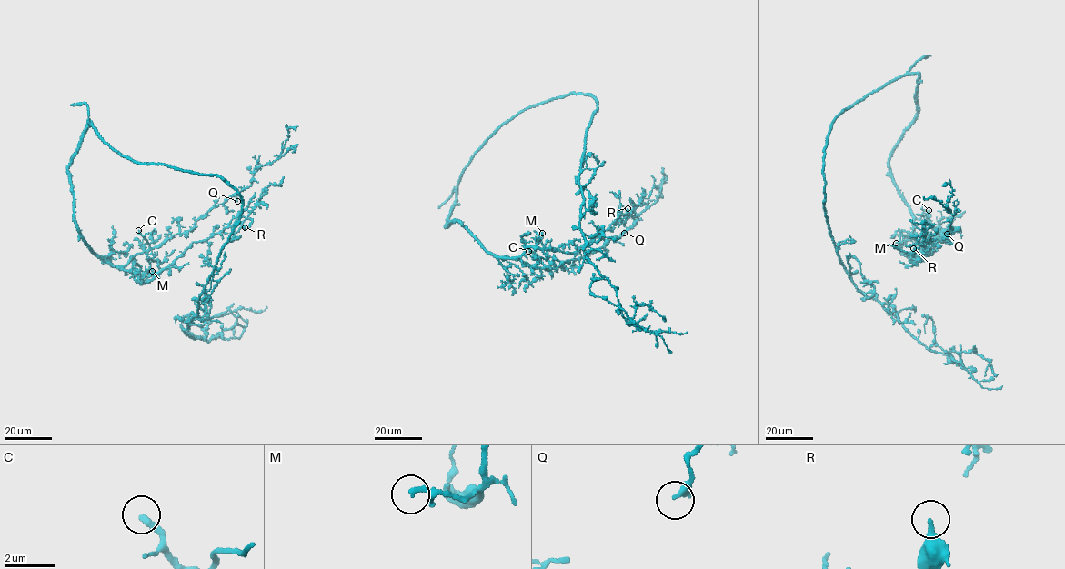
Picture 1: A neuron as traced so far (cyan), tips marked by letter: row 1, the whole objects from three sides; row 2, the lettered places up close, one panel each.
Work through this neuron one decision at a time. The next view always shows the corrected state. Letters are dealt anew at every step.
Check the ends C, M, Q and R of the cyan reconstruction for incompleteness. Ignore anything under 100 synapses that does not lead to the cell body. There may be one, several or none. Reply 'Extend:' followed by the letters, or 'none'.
Extend: C

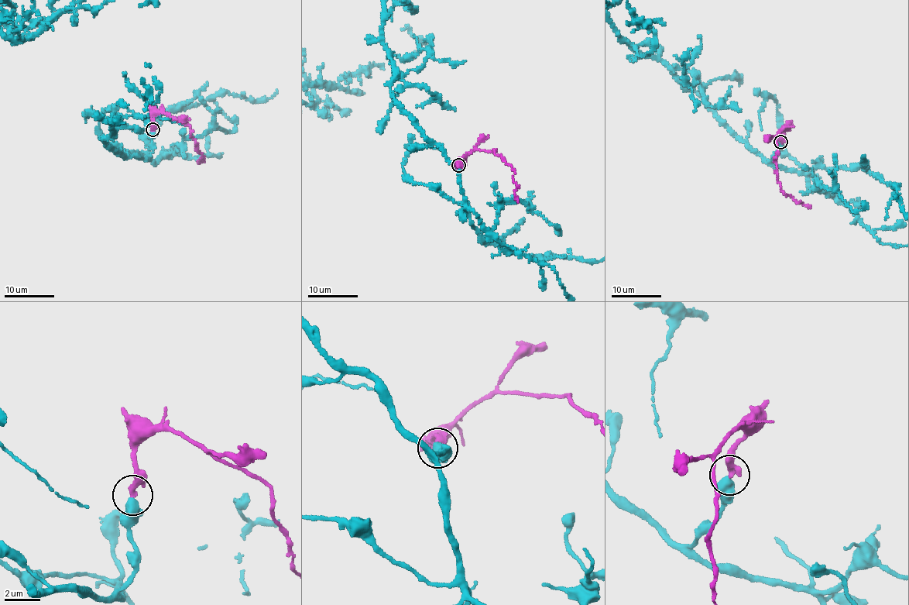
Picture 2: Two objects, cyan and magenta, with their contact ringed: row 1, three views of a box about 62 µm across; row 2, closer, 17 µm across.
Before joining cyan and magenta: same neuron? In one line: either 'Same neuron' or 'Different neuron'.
Same neuron

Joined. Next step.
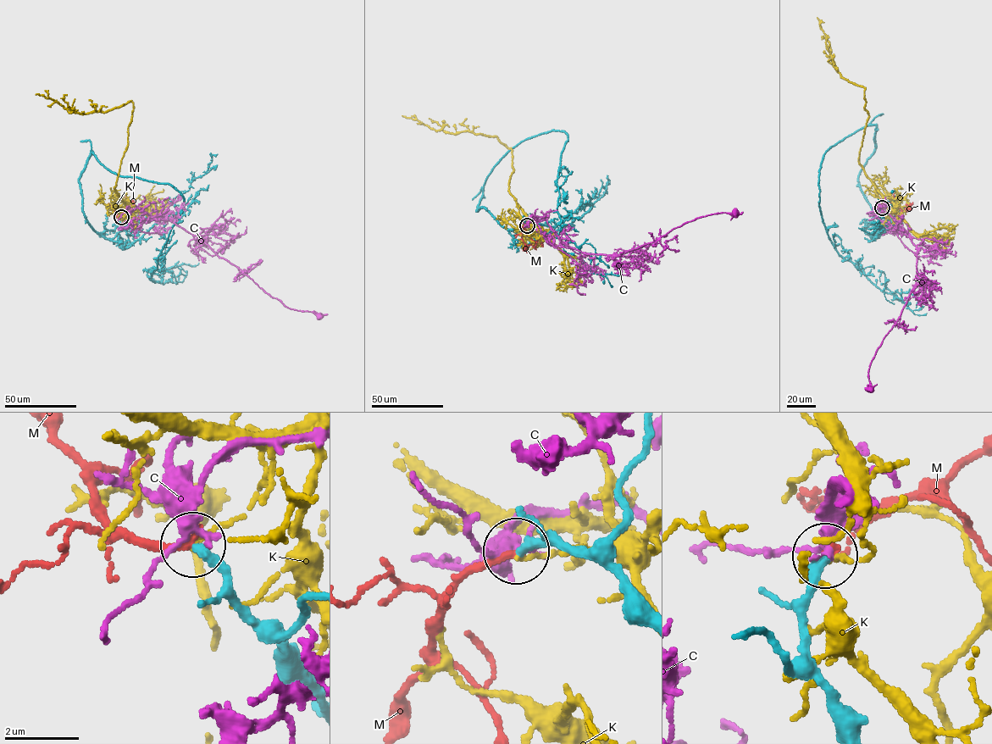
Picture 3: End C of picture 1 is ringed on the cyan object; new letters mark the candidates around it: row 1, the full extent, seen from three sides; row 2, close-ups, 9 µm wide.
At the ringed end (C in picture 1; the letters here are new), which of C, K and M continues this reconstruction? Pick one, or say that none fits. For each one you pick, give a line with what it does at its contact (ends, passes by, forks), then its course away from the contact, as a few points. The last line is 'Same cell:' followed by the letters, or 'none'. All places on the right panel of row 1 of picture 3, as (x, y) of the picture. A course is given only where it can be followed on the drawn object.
M: it ends | via (882, 207), (892, 202), (902, 212), (911, 204), (909, 204)
Same cell: M

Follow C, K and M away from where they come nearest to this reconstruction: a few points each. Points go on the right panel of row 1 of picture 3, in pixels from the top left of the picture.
C: (882, 208), (883, 204), (901, 224), (916, 247), (917, 279), (900, 315), (871, 363), (868, 389)
K: (883, 208), (885, 197), (859, 163), (868, 116), (864, 88), (836, 69), (817, 18)
M: (882, 207), (892, 202), (902, 212), (911, 204), (909, 204)

